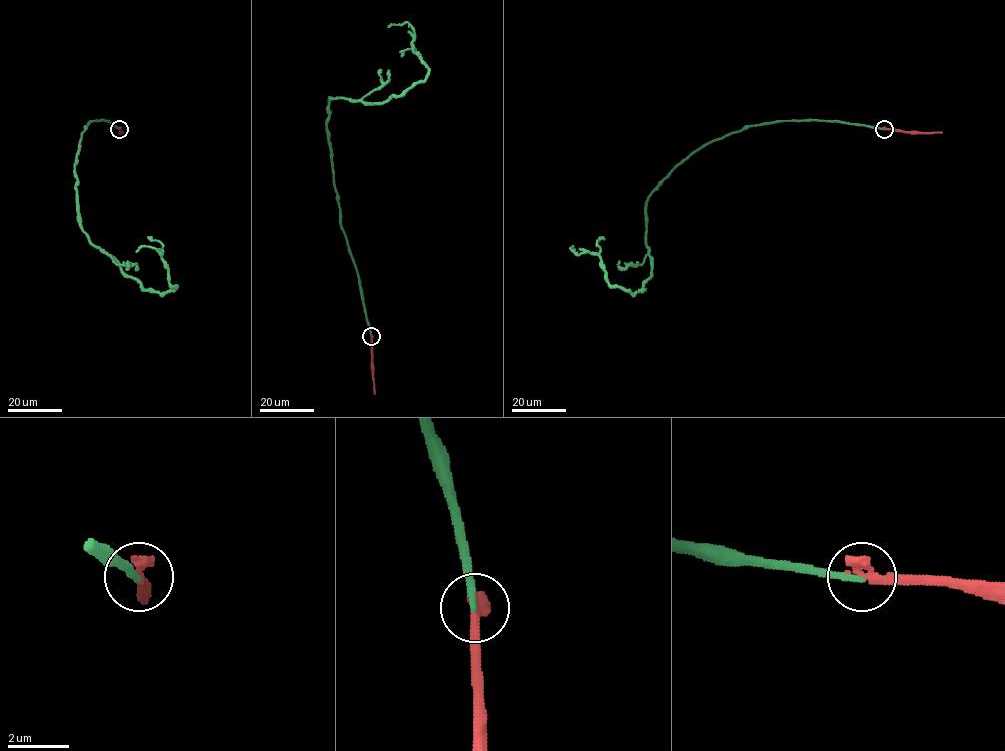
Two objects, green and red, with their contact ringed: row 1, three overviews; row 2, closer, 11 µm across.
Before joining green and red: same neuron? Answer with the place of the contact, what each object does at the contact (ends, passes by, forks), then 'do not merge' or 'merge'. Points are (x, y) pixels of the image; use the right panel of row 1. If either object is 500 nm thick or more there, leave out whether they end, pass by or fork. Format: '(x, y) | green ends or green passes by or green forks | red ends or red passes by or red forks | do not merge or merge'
(884, 129) | green ends | red ends | merge

